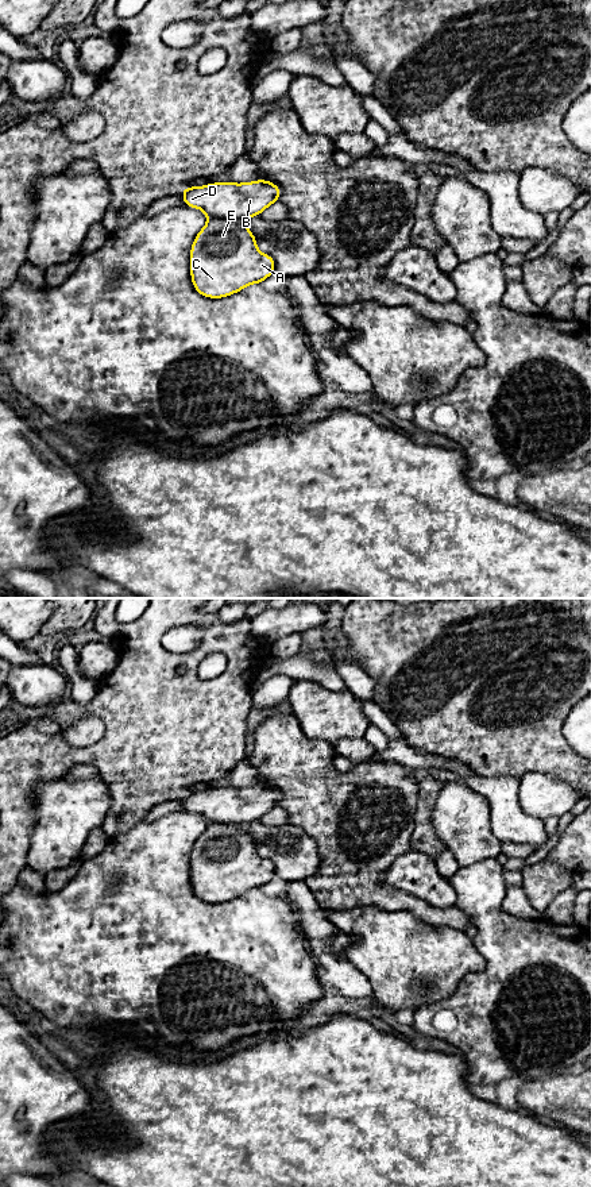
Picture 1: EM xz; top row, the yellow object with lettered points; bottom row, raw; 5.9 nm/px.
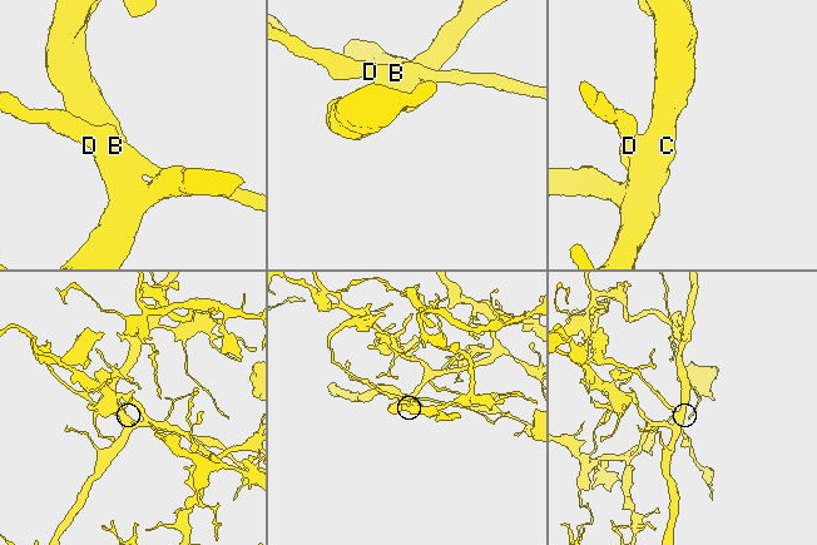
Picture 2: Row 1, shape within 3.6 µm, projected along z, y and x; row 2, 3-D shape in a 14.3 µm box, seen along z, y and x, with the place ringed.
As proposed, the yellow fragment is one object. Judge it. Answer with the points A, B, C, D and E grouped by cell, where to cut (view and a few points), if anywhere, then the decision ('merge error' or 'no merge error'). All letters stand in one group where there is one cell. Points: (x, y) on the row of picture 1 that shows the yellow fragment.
A C E / B D | xz (208, 216), (242, 219) | merge error

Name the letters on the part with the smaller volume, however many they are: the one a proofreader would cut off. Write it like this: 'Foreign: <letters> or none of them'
Foreign: B, D

